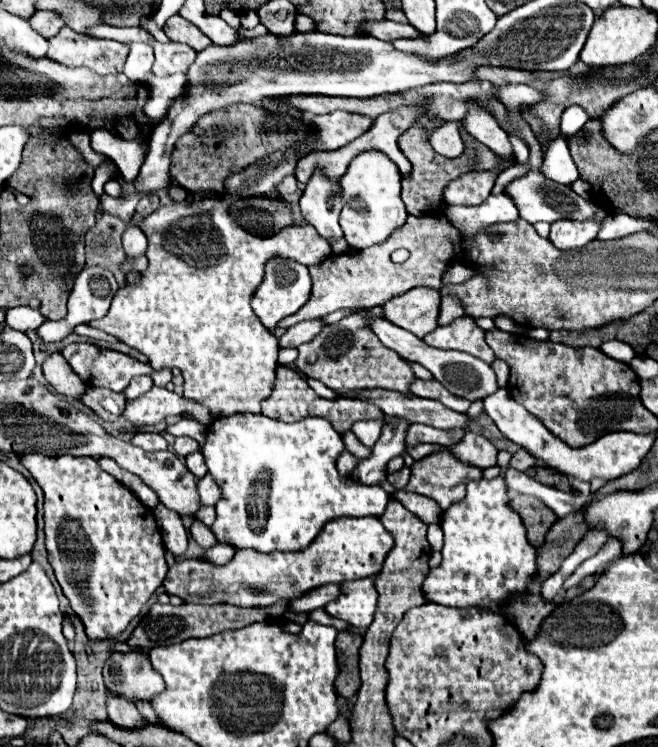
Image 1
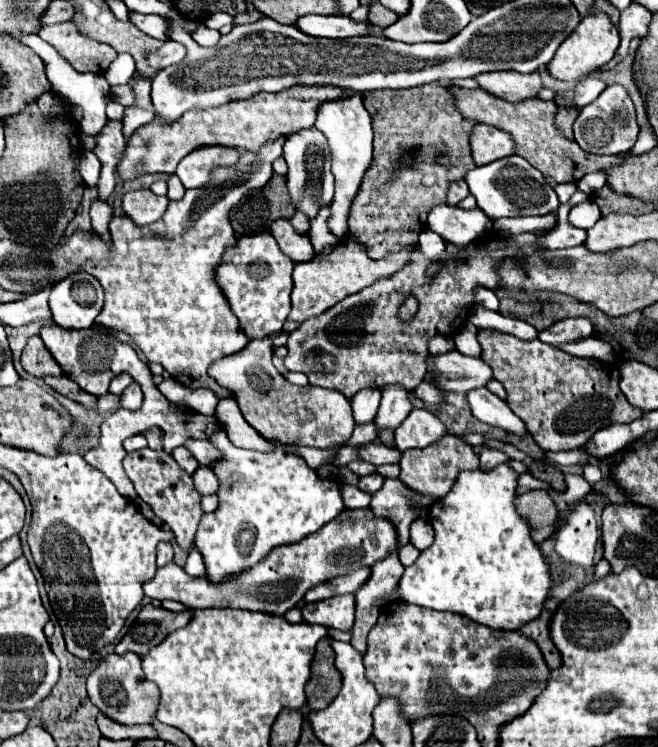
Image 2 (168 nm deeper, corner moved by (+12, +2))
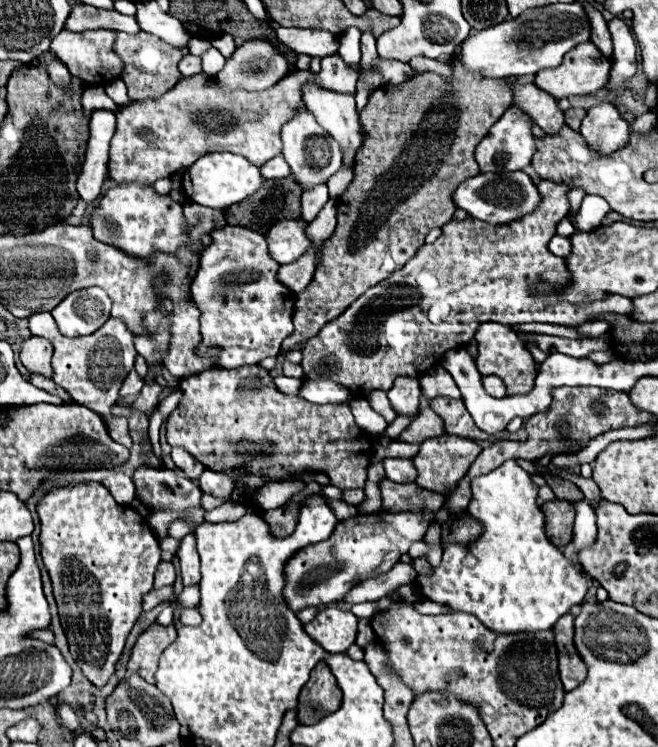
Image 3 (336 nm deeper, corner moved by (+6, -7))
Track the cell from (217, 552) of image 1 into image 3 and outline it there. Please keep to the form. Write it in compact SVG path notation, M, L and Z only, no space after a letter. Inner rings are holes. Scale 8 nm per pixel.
M198 585L194 587L184 587L184 591L180 593L180 597L176 599L176 605L174 607L174 619L172 619L172 625L178 625L178 619L180 619L180 613L184 609L190 609L190 607L198 607L200 603L200 591L198 591Z

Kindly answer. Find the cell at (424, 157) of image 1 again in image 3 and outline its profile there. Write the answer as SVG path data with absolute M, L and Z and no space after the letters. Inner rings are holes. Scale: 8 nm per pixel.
M450 63L450 67L450 83L438 73L422 73L402 83L402 87L378 87L370 95L368 105L360 113L366 143L358 149L354 179L350 189L346 189L346 195L336 201L336 231L318 251L314 281L310 281L302 293L296 293L294 333L282 343L282 351L306 343L328 321L346 311L346 307L366 289L390 277L406 259L412 259L418 247L424 245L426 233L452 219L456 209L452 191L468 177L480 173L474 161L474 149L480 139L486 137L490 125L474 117L494 117L494 121L498 121L512 105L512 83L510 79L482 79L482 75L470 75L460 63Z

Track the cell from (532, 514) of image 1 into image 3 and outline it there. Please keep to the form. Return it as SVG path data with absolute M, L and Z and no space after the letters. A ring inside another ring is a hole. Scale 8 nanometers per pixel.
M554 499L542 505L546 517L546 535L556 547L564 547L572 541L574 505L570 501Z

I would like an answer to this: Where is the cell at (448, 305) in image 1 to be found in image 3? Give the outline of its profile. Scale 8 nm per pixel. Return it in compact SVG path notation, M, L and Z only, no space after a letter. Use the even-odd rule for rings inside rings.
M542 179L536 187L542 195L542 205L538 205L530 215L516 219L514 223L490 225L482 223L480 219L450 219L450 223L442 227L440 239L430 245L424 243L418 249L418 255L414 255L414 259L410 259L402 269L394 271L382 283L370 287L338 319L326 323L316 337L306 341L302 349L304 359L300 363L304 367L306 379L334 379L336 383L346 385L354 393L354 397L366 397L370 391L388 391L394 379L400 375L420 377L426 369L436 365L440 355L444 355L448 349L470 343L480 323L494 321L502 325L518 325L540 321L578 327L604 313L630 315L630 311L634 311L632 301L622 295L610 295L604 301L586 305L572 305L566 301L554 303L554 299L550 303L548 297L532 295L532 287L538 281L546 281L556 287L562 287L568 281L564 259L548 251L548 241L550 237L554 237L556 223L564 219L570 209L570 203L566 201L566 193L570 191L570 187L558 185L548 179Z

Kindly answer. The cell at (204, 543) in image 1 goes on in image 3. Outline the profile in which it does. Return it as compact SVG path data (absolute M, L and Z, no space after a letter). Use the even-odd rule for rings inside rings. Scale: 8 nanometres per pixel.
M100 483L54 487L38 505L42 561L50 573L60 621L70 643L70 653L96 685L104 687L122 655L126 637L142 613L142 597L154 587L154 571L160 563L160 545L146 519L128 505L118 505Z

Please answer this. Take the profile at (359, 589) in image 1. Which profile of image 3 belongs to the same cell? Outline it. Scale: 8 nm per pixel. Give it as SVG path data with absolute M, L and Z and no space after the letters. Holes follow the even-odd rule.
M328 605L304 629L324 651L344 653L356 639L356 625L358 619L350 611Z

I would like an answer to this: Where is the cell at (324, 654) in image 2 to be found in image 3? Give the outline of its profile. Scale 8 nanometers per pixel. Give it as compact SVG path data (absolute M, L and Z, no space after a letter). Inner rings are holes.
M320 663L300 691L296 707L298 723L314 725L326 715L338 711L340 705L342 705L342 691L334 675L330 675L330 669L324 663Z

